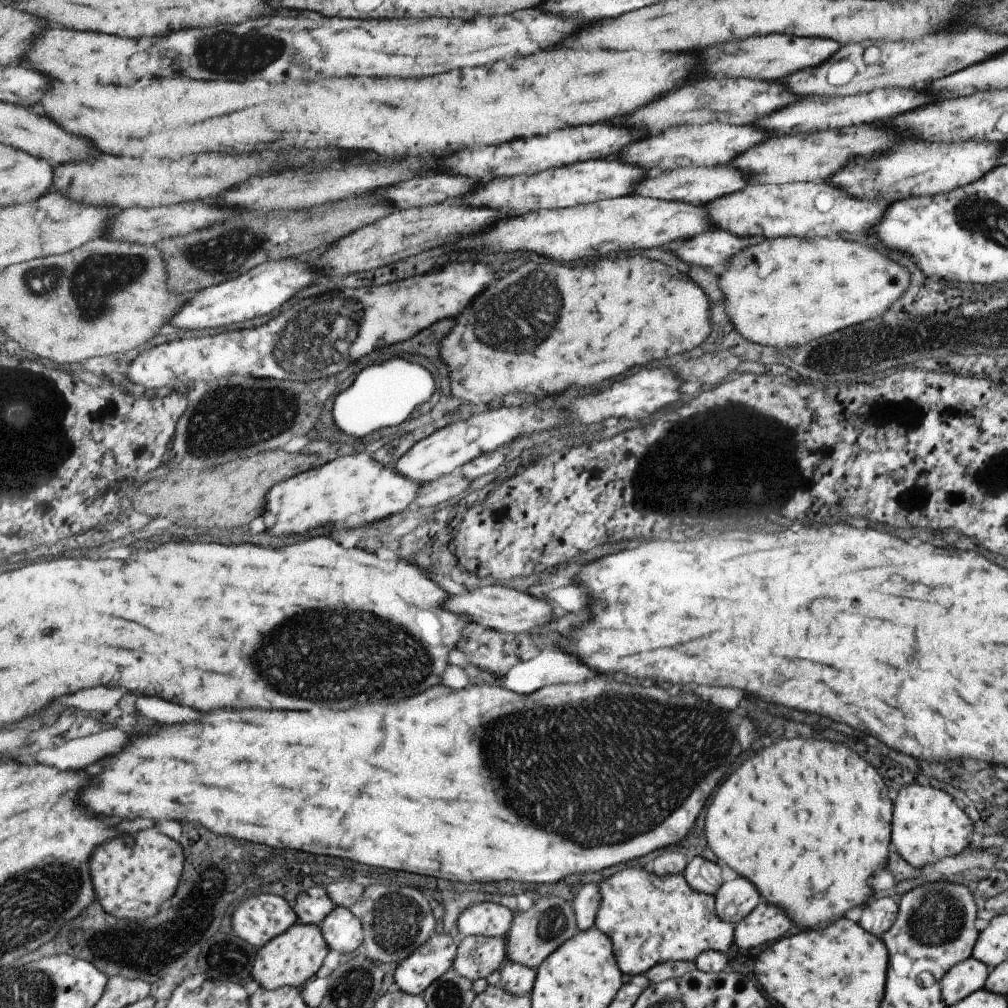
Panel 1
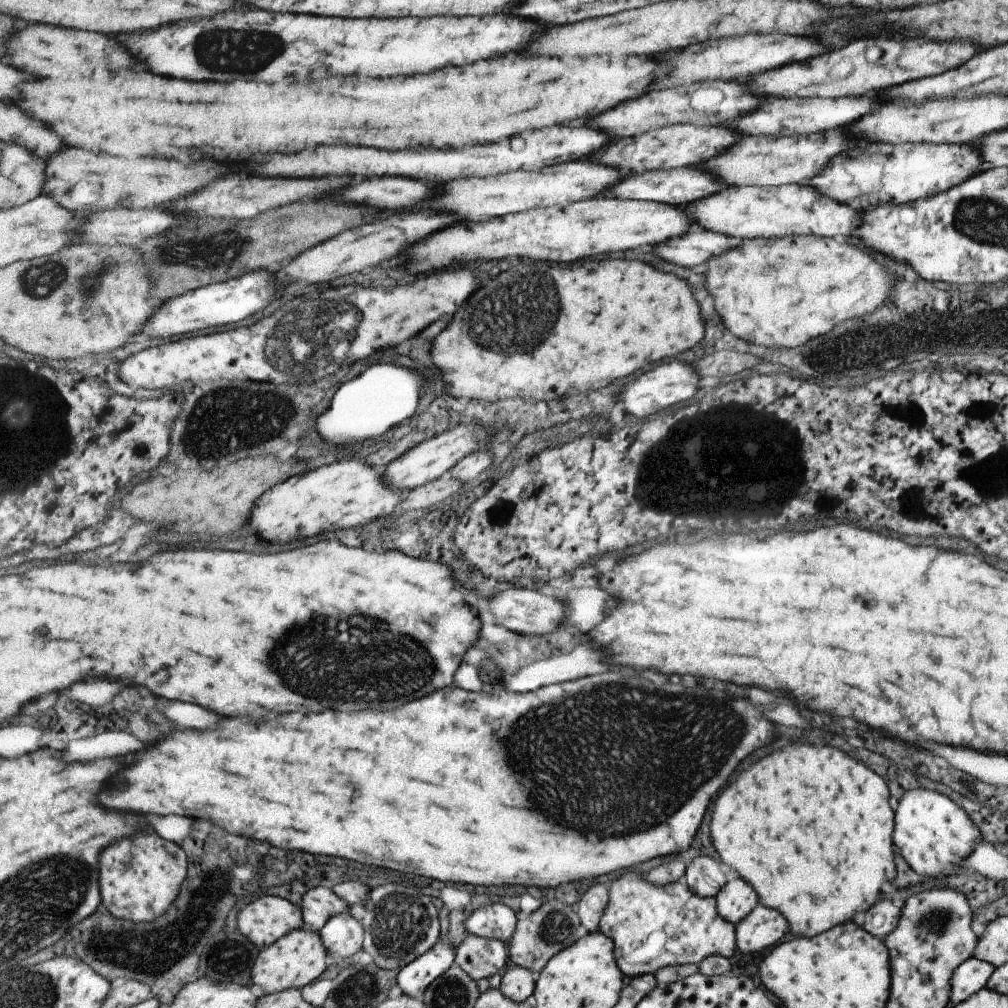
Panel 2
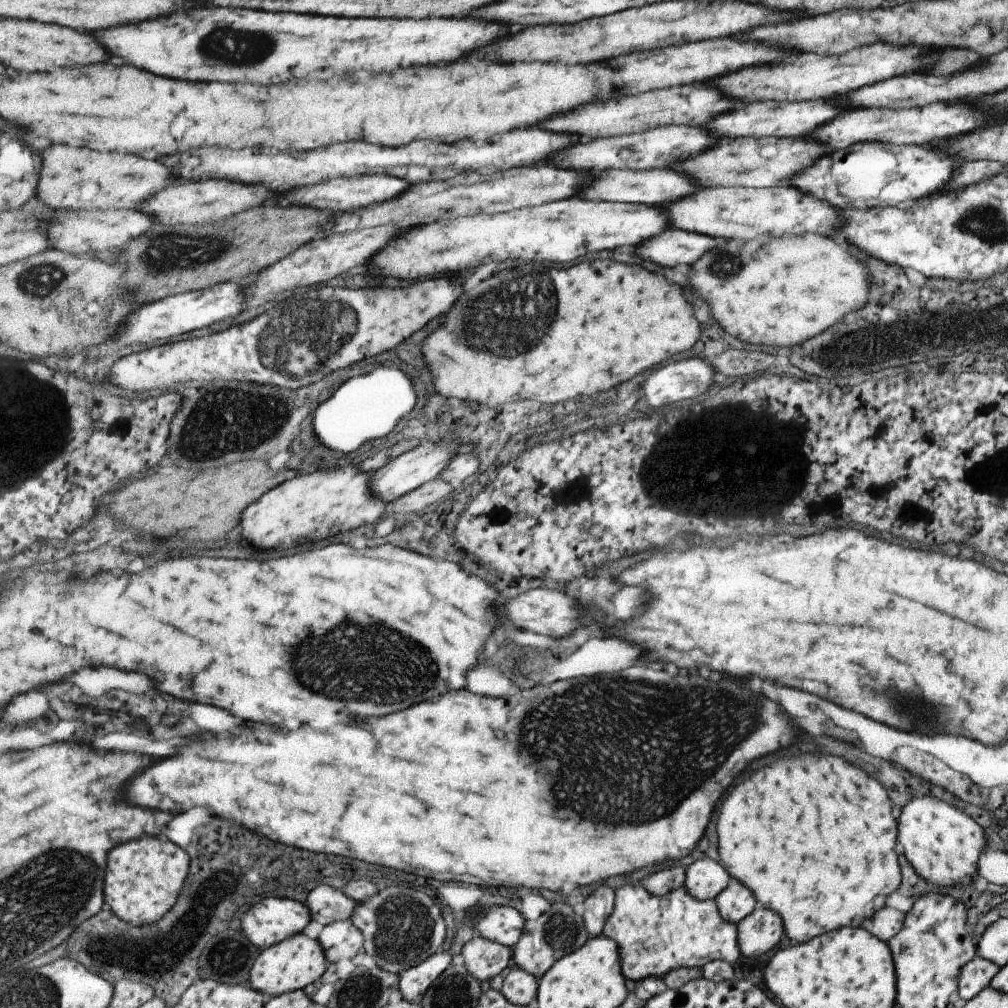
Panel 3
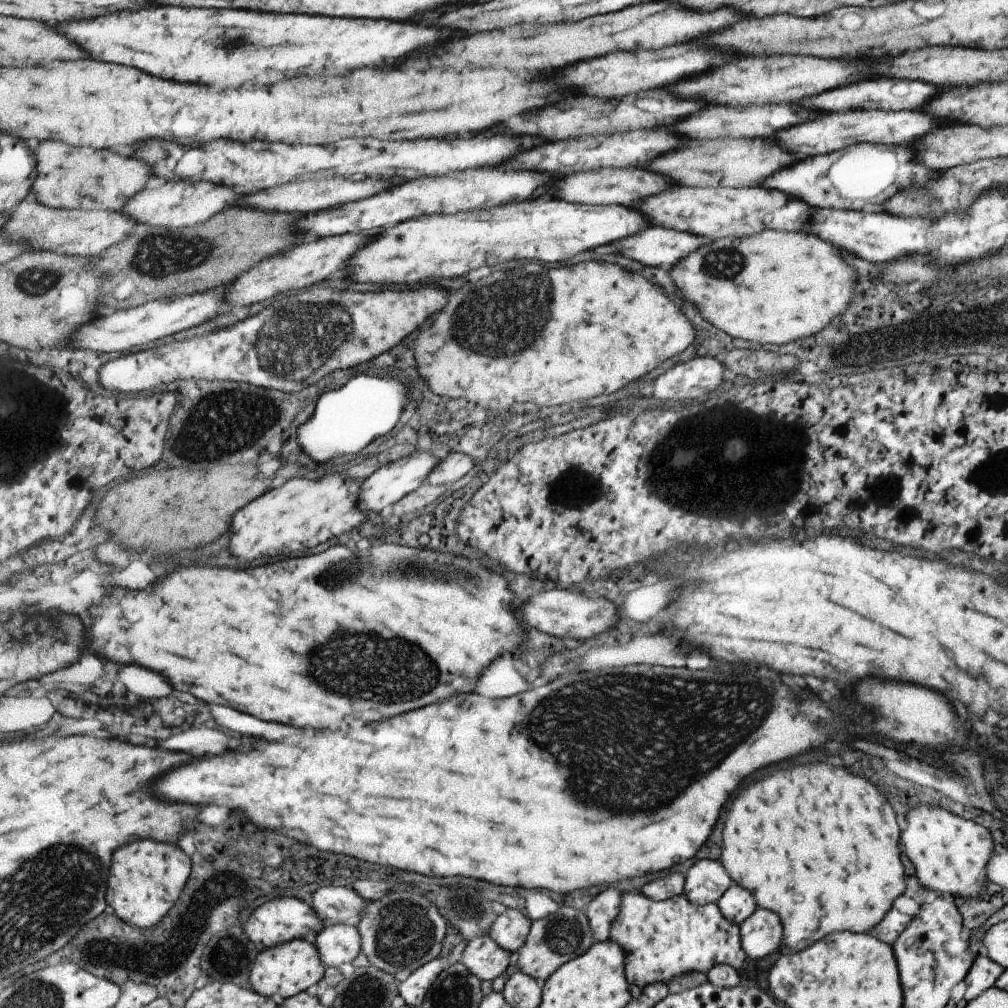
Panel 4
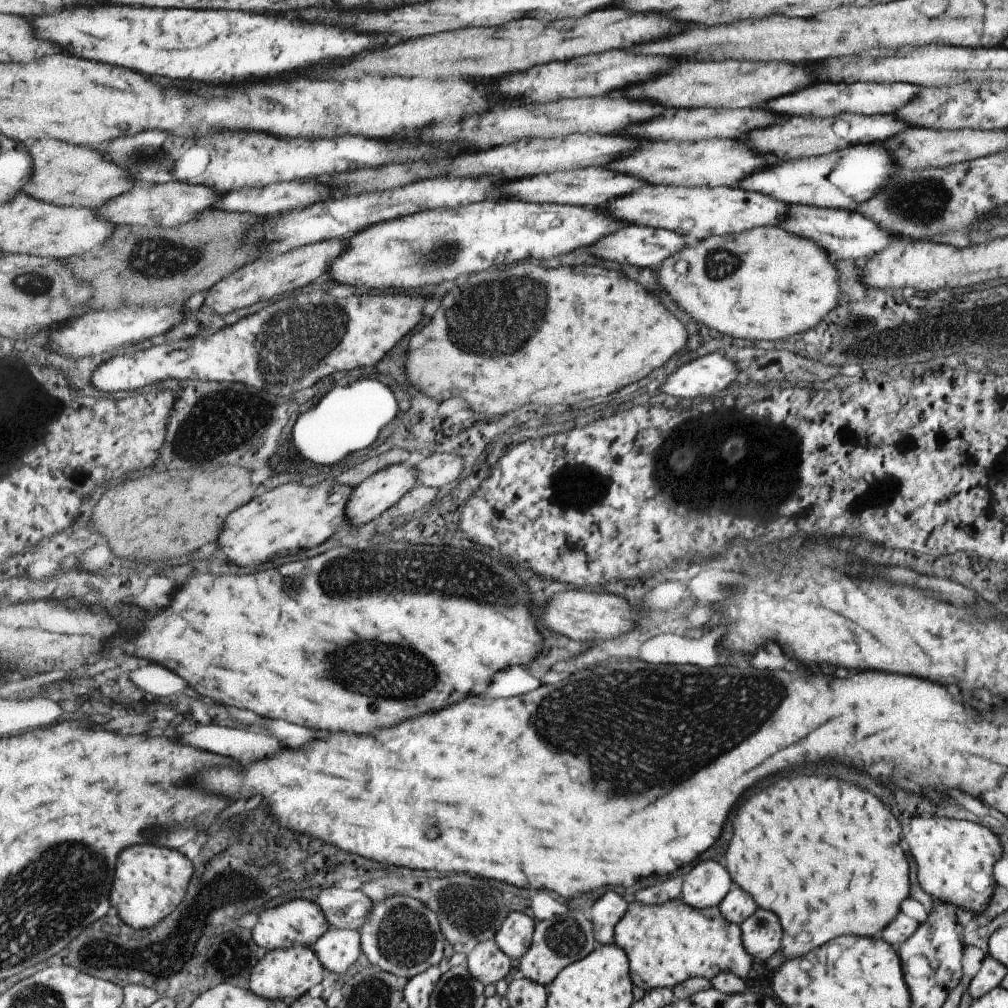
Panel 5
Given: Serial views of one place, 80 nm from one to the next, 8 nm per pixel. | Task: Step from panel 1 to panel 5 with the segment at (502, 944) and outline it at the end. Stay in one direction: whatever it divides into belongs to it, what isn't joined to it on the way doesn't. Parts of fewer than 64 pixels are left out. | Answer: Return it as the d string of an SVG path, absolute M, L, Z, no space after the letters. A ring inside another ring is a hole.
M496 940L478 944L467 955L468 969L484 985L497 984L505 980L513 968L514 961Z

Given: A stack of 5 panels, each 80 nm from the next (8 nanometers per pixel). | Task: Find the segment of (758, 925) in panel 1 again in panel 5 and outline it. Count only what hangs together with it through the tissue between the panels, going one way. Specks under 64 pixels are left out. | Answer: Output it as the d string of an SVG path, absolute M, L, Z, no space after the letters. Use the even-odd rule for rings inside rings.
M757 907L755 912L741 923L741 940L743 948L752 958L767 960L769 956L773 956L780 948L781 926L779 926L777 918L771 912Z

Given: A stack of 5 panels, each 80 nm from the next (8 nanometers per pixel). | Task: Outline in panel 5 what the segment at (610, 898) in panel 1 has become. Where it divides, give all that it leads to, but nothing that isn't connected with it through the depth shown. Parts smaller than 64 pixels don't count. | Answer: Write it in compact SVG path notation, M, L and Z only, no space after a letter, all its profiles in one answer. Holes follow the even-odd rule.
M680 899L666 902L661 906L645 906L639 902L631 904L629 912L616 926L614 944L628 953L634 985L641 988L645 994L654 988L674 989L677 984L687 979L703 977L711 980L719 973L733 973L745 980L753 959L743 948L739 926L725 920L718 907L691 908Z

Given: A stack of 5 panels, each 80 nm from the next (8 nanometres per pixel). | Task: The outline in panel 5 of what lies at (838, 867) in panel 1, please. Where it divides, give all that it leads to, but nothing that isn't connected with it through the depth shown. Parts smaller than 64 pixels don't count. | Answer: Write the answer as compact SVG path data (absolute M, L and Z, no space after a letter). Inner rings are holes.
M801 776L801 778L781 778L779 782L759 790L749 800L745 800L733 818L733 834L725 852L727 860L727 872L734 886L746 892L759 908L771 910L783 928L783 938L780 940L780 948L786 960L797 958L807 954L809 950L817 948L819 944L825 944L827 940L841 936L841 934L853 934L853 936L877 936L881 928L885 928L891 922L891 918L899 912L899 903L909 898L909 870L905 862L905 854L899 848L899 824L891 816L891 812L869 792L859 790L853 784L835 780L835 778L823 778L823 776Z

